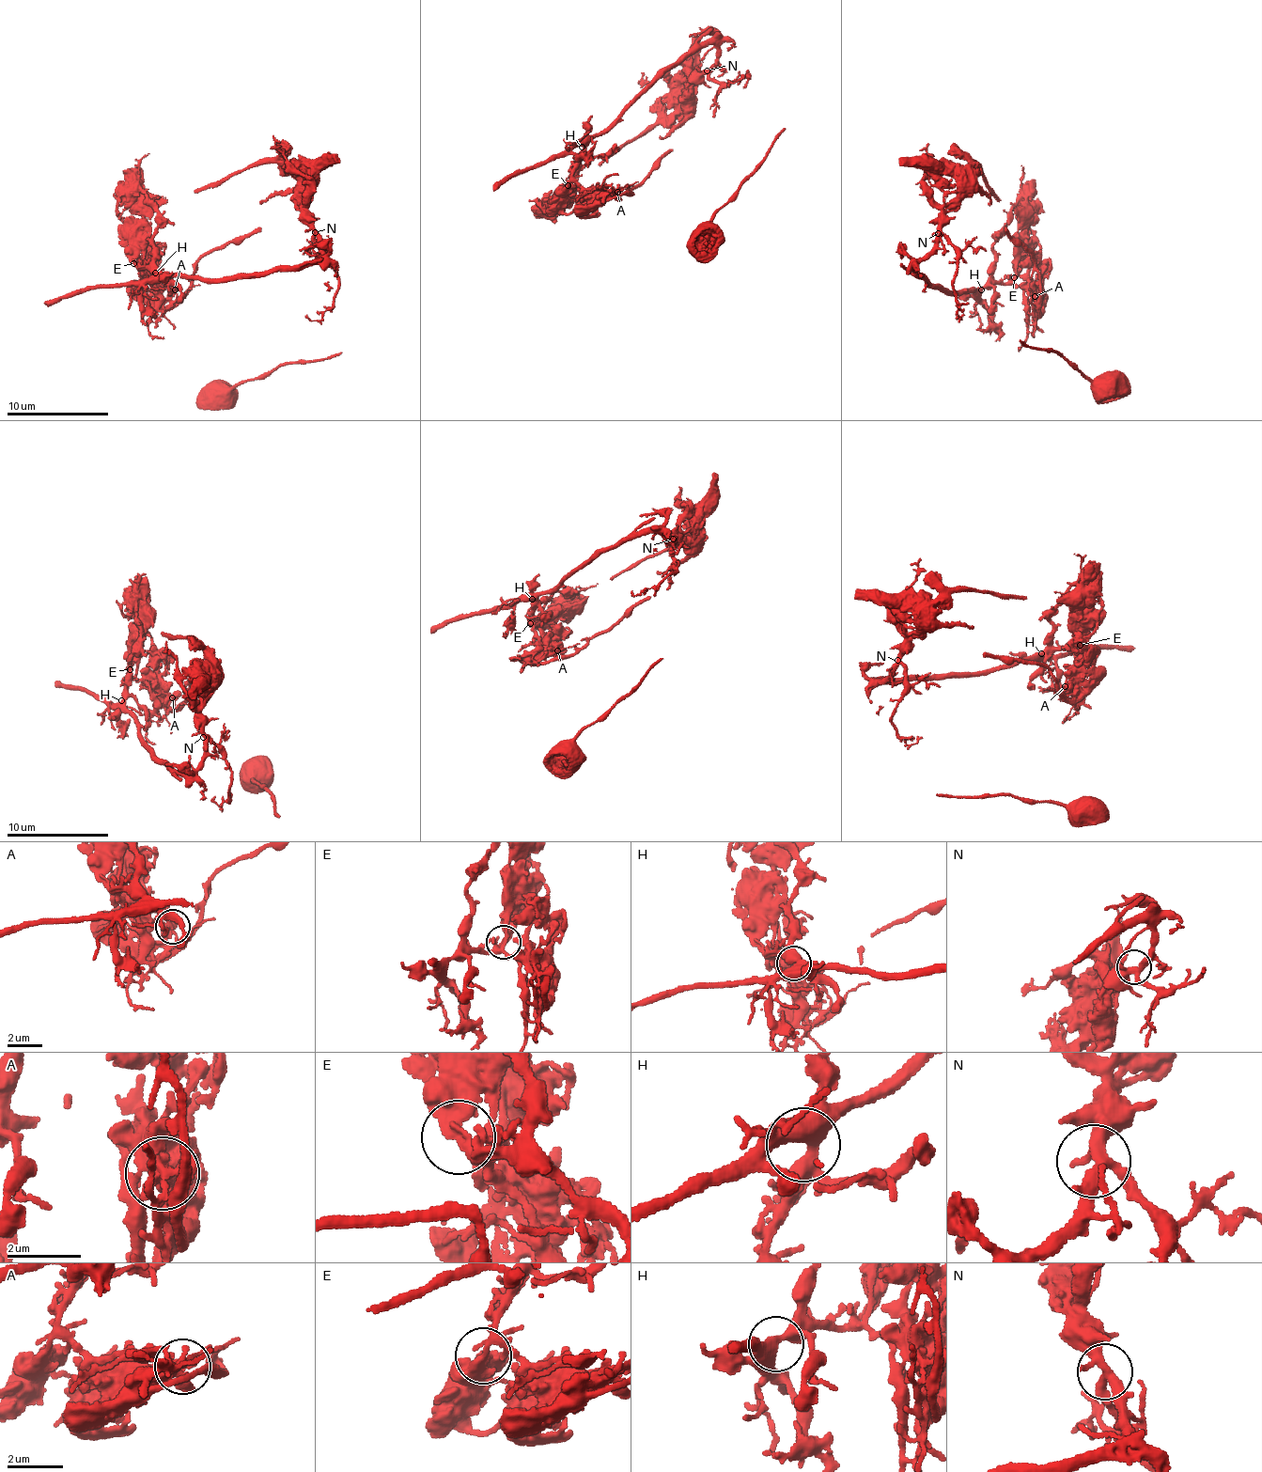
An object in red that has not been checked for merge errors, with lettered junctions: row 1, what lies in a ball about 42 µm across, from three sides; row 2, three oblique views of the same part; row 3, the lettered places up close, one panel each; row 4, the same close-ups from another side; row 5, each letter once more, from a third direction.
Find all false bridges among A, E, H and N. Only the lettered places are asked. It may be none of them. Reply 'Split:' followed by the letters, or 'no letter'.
Split: A, E

